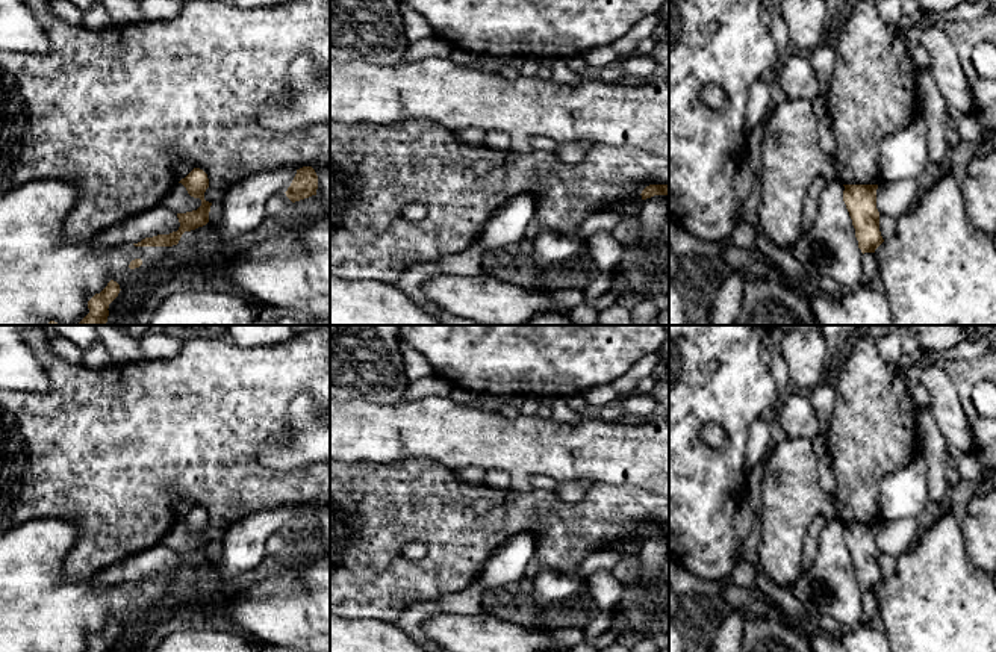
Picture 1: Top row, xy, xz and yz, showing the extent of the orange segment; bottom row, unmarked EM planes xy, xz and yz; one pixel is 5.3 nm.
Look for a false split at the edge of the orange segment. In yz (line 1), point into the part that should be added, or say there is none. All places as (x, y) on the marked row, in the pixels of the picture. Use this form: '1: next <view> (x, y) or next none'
1: next none

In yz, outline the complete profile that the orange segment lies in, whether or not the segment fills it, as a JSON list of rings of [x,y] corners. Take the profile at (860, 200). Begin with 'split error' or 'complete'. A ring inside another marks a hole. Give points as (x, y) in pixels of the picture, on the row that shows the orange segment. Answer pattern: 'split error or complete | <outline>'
complete | [[[843,185],[843,201],[855,228],[861,253],[875,253],[884,242],[879,231],[879,212],[876,209],[878,185]]]

